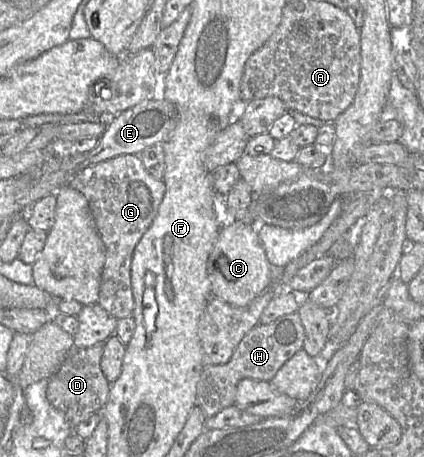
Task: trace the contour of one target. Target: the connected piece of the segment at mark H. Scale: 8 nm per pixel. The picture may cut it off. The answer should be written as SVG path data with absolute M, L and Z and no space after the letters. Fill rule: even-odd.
M297 312L284 315L269 324L258 324L244 336L226 364L204 367L197 385L197 406L202 409L206 419L216 415L224 408L233 406L236 399L237 385L241 380L249 378L271 382L286 361L303 349L303 344L304 327Z

